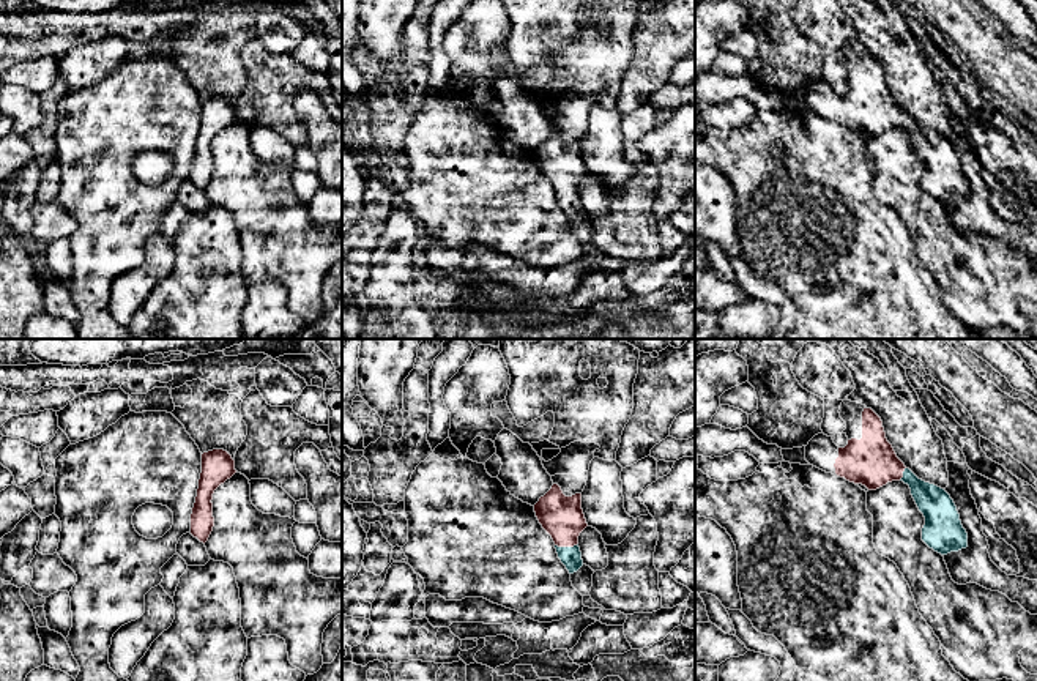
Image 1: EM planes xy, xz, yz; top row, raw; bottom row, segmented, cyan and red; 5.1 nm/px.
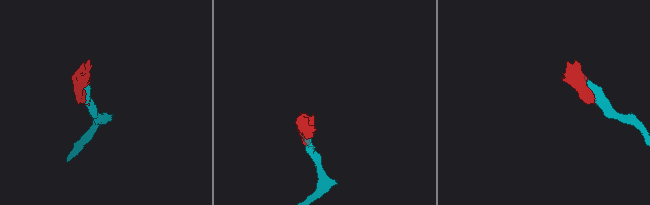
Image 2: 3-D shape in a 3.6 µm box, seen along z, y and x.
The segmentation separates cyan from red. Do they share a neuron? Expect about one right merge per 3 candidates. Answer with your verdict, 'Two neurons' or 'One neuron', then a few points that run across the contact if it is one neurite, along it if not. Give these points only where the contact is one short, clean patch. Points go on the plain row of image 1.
One neuron

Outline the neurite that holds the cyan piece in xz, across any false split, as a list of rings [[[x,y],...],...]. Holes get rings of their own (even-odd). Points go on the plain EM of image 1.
[[[558,131],[539,145],[534,159],[542,175],[552,183],[558,205],[569,221],[583,213],[578,183],[588,173],[582,140],[566,143]]]

